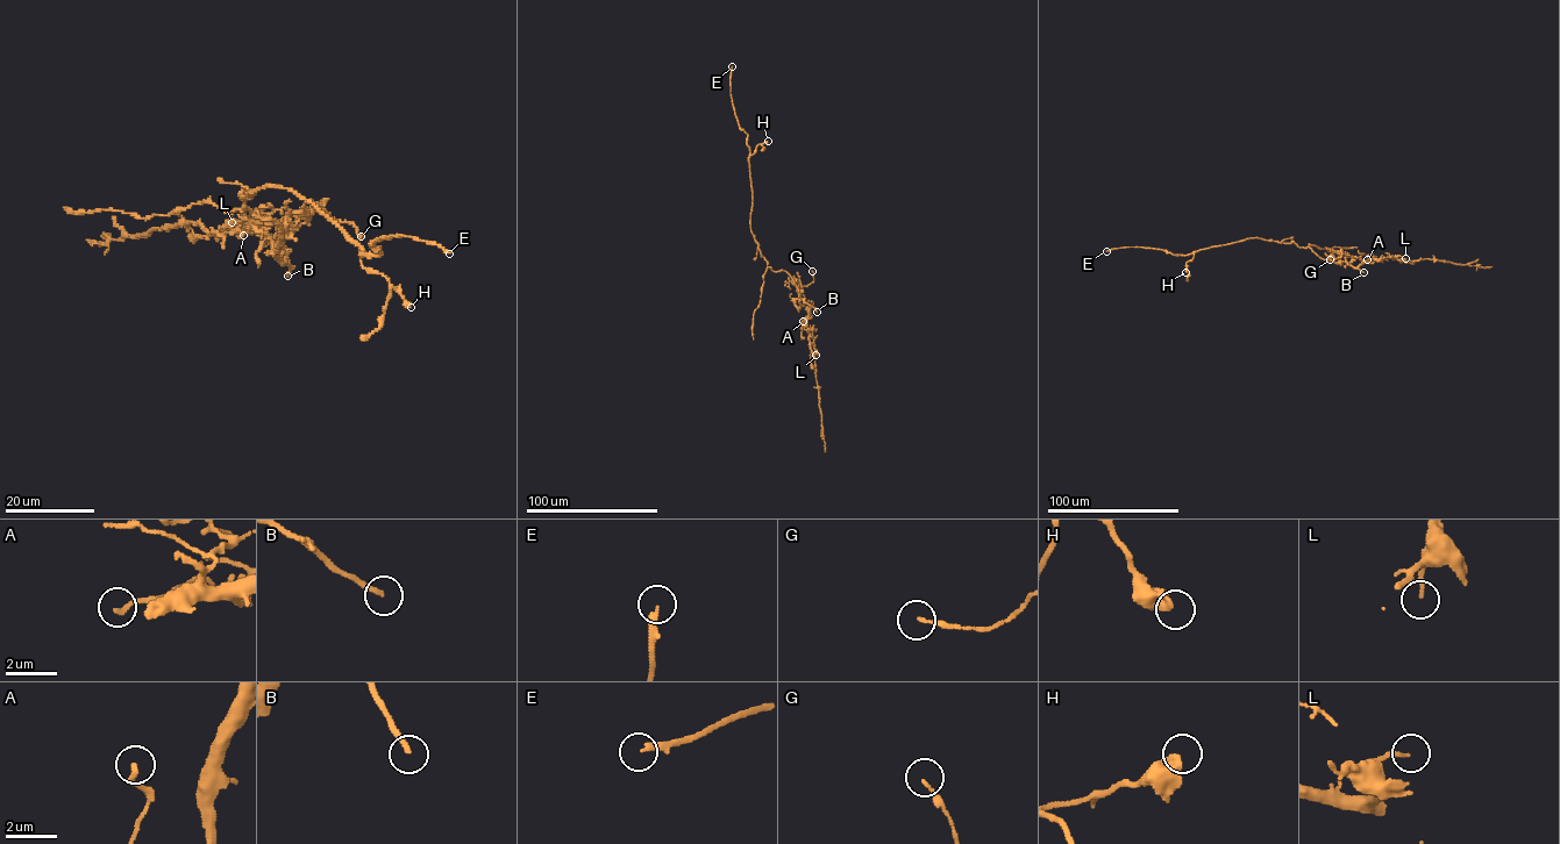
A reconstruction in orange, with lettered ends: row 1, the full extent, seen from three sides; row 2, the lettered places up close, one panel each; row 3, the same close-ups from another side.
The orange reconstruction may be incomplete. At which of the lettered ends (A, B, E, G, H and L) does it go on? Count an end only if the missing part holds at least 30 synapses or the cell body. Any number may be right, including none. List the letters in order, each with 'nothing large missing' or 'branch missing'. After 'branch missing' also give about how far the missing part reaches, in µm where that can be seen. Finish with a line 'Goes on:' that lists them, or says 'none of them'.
A: nothing large missing
B: branch missing; about 160 µm are missing
E: branch missing; about 70 µm are missing
G: nothing large missing
H: nothing large missing
L: nothing large missing
Goes on: B, E

